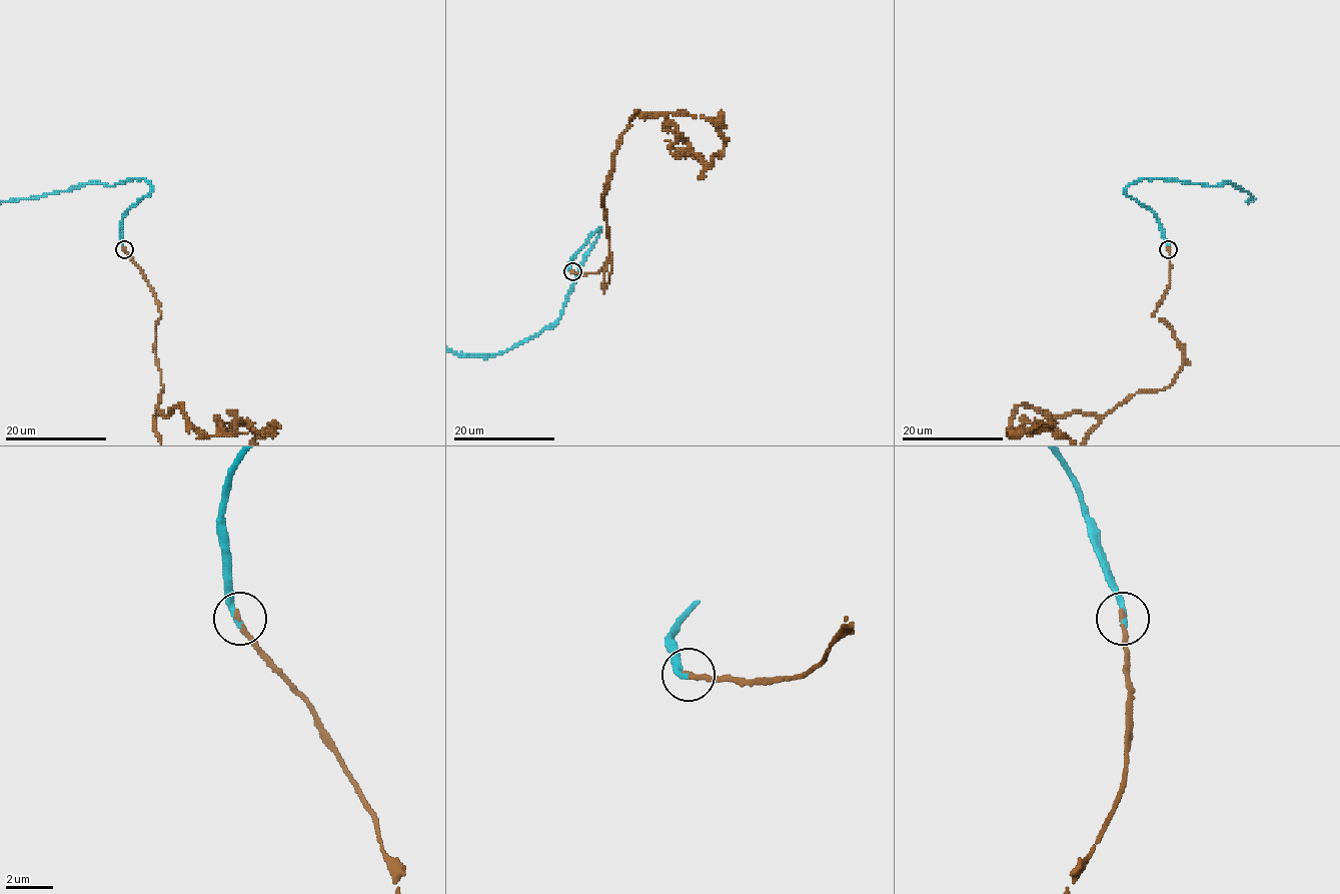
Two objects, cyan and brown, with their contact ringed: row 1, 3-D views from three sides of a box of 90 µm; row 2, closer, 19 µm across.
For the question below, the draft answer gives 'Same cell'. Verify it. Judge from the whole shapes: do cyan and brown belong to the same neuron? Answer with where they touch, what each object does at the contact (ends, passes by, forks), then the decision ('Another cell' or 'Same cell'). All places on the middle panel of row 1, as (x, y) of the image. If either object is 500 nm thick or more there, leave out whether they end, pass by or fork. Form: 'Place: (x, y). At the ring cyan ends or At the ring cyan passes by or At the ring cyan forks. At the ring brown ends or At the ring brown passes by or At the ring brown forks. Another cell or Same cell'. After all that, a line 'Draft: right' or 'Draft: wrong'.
Place: (572, 271). At the ring cyan ends. At the ring brown ends. Same cell
Draft: right

